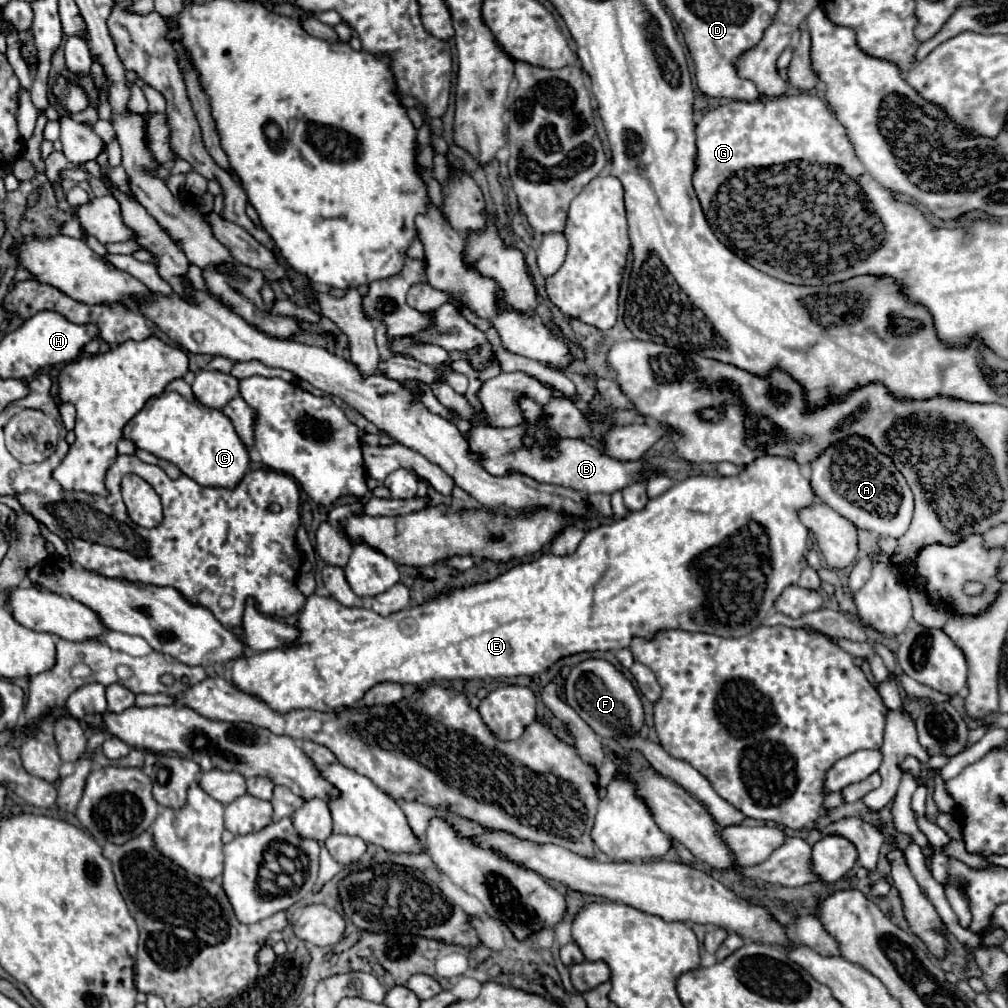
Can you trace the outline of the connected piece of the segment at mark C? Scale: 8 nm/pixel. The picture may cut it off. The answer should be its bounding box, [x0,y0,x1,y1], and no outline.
[123,380,249,488]

